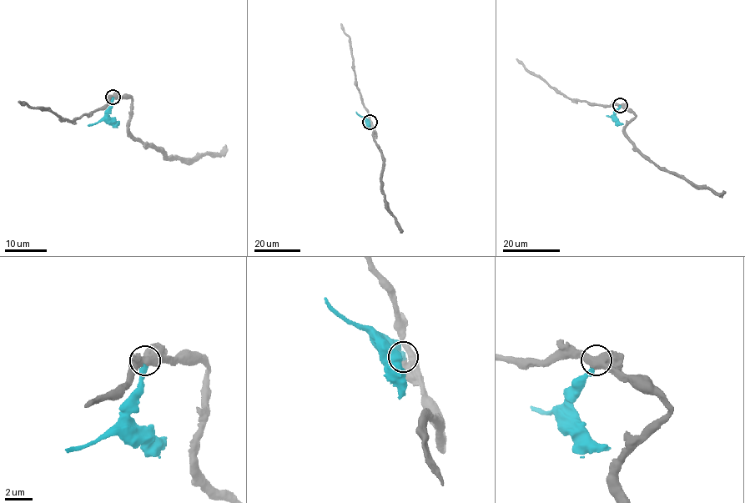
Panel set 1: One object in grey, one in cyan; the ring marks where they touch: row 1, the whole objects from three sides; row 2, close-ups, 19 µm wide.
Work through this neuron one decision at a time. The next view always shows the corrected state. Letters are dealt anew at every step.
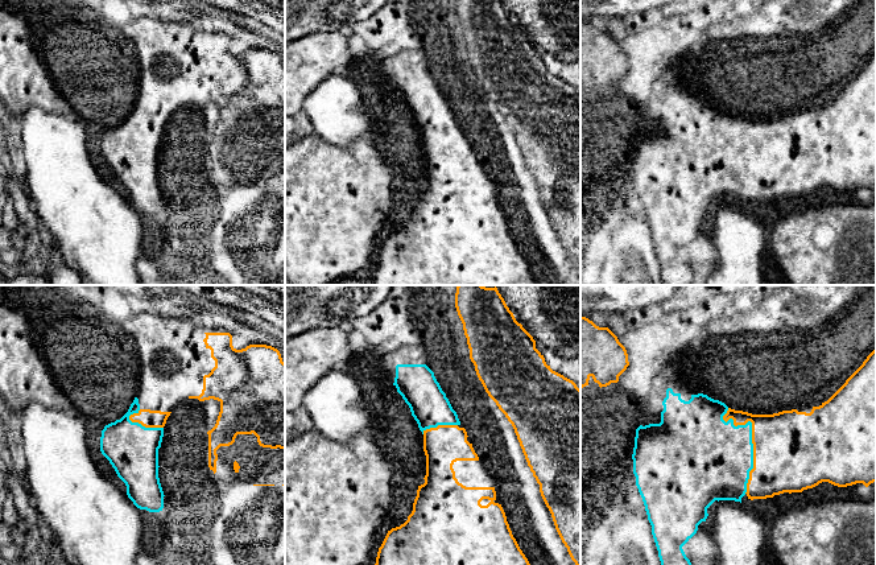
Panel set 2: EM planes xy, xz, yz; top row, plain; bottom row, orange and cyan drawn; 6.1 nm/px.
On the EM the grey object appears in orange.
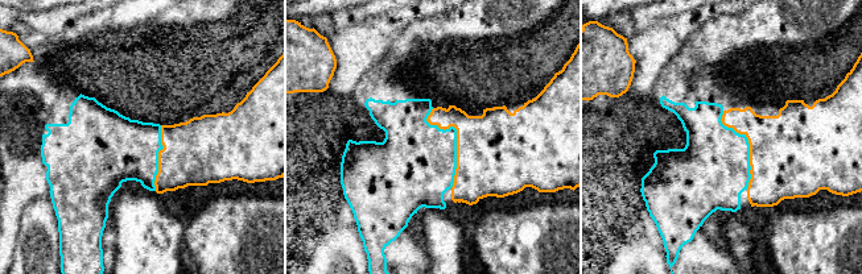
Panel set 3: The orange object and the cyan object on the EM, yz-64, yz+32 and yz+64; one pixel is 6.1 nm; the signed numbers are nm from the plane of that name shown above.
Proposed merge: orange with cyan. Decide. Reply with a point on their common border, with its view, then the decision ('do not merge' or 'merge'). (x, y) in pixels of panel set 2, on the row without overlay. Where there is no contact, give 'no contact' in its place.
yz (752, 141) | merge

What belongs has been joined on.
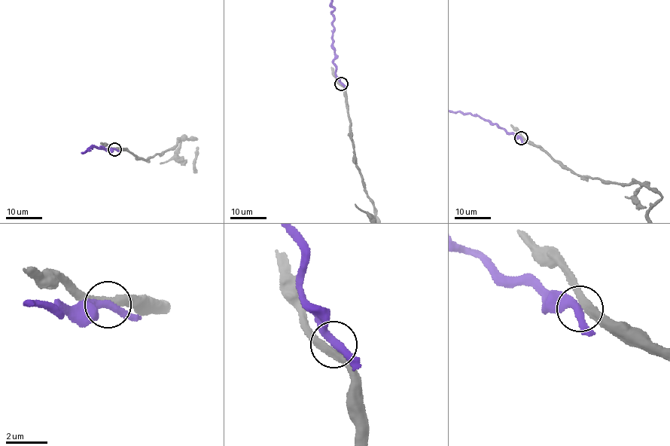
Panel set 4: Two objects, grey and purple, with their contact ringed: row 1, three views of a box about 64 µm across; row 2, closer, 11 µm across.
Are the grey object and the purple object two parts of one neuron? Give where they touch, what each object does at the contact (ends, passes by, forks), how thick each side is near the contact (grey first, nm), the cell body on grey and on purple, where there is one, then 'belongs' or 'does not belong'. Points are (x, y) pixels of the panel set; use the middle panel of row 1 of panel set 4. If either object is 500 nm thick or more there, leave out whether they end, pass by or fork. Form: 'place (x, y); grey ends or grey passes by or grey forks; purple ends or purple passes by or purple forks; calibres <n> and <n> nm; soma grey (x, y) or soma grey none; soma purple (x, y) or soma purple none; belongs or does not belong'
place (341, 84); grey passes by; purple passes by; calibres 360 and 360 nm; soma grey none; soma purple none; does not belong

